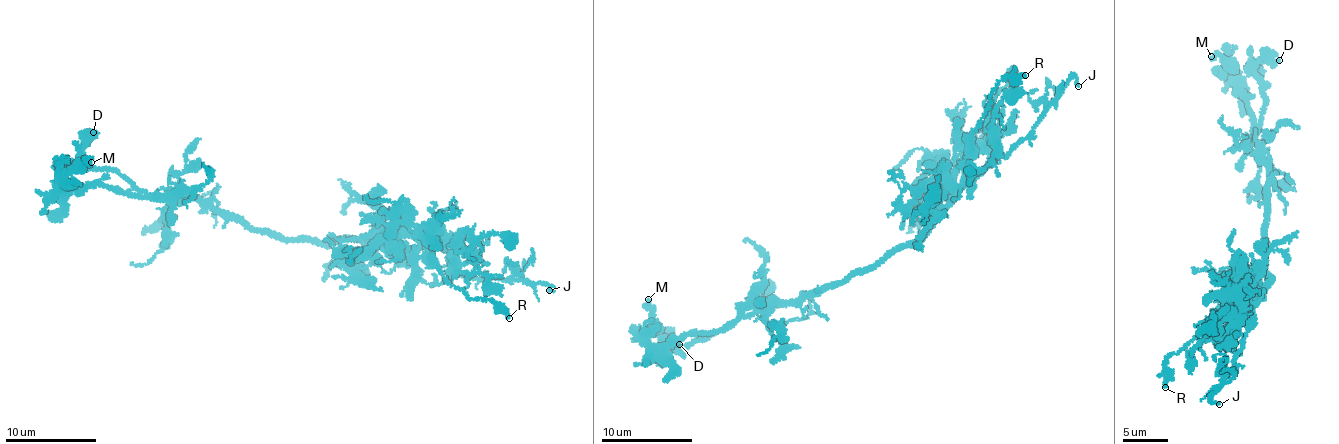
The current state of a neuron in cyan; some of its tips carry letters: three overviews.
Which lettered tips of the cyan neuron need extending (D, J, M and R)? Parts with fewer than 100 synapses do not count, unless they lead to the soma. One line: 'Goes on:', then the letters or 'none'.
Goes on: J

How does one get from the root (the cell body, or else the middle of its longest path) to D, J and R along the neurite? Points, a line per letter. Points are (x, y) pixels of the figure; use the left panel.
D: (279, 233), (254, 232), (193, 198), (175, 203), (145, 195), (114, 171), (88, 164), (82, 152), (93, 132)
J: (279, 233), (319, 242), (333, 238), (440, 249), (449, 265), (472, 277), (547, 285), (549, 290)
R: (279, 233), (319, 242), (360, 242), (393, 249), (413, 261), (422, 259), (469, 300), (488, 299), (509, 318)

